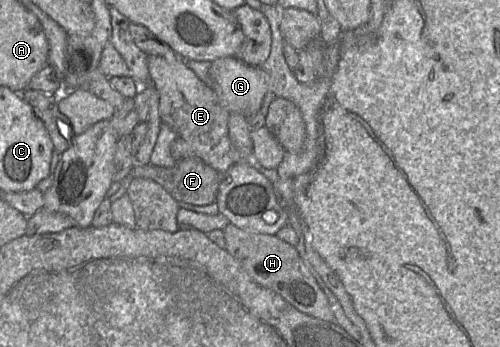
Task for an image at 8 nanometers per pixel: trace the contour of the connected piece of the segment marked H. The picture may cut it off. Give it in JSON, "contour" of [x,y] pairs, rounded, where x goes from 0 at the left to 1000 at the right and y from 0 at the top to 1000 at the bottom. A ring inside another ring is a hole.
{"contour":[[[462,643],[448,660],[448,680],[454,726],[480,755],[510,816],[562,853],[590,893],[670,931],[656,856],[626,798],[628,775],[600,741],[588,709],[552,677],[492,669]]]}

